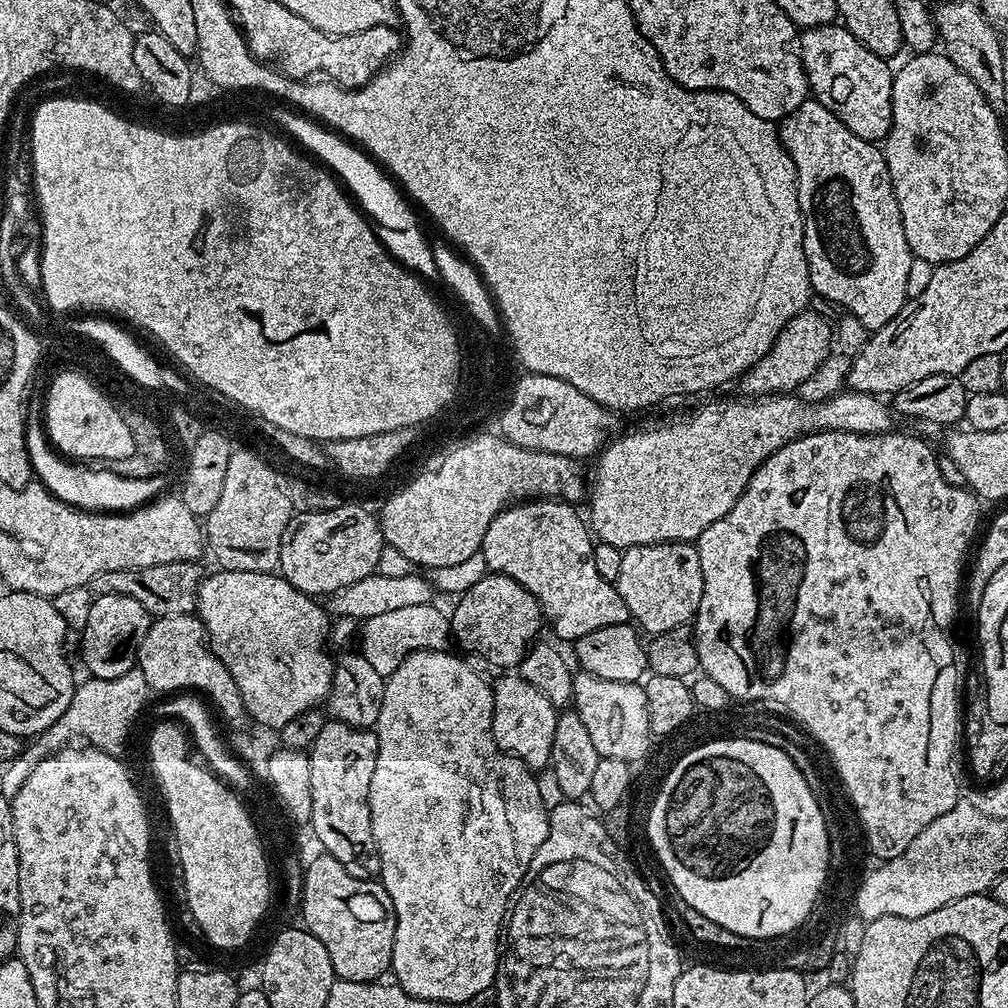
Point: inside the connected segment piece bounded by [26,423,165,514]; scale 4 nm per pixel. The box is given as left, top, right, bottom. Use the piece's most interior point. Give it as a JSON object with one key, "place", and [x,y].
{"place":[90,488]}

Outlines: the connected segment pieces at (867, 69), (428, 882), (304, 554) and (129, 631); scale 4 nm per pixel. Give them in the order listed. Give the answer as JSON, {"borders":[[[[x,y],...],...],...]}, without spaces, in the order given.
{"borders":[[[[833,22],[799,33],[800,61],[808,79],[811,99],[830,110],[858,138],[883,141],[892,125],[892,77],[889,61],[874,54],[850,34],[850,30]]],[[[455,651],[412,652],[384,681],[382,710],[374,729],[378,738],[378,762],[374,766],[374,778],[370,778],[370,818],[374,842],[380,855],[379,883],[390,894],[396,929],[394,930],[394,950],[390,969],[395,983],[407,996],[422,998],[430,1002],[446,1002],[449,1006],[464,1004],[484,991],[491,989],[498,979],[498,965],[502,960],[502,929],[504,917],[511,905],[512,895],[522,882],[538,846],[548,833],[549,809],[544,808],[544,796],[540,784],[535,780],[533,769],[527,768],[518,758],[501,752],[492,737],[492,711],[494,698],[492,684],[484,681],[466,661],[463,655],[455,656]]],[[[343,502],[334,510],[316,513],[297,512],[282,534],[278,572],[286,582],[290,582],[290,586],[302,590],[313,598],[324,598],[329,592],[342,590],[352,582],[358,582],[358,578],[373,575],[380,567],[380,555],[385,546],[379,519],[373,513],[371,516],[360,504]]],[[[122,594],[96,596],[90,606],[90,618],[82,629],[87,675],[98,678],[118,678],[137,667],[142,638],[146,638],[149,623],[148,612],[142,610],[142,606],[134,602],[134,598],[126,598]]]]}

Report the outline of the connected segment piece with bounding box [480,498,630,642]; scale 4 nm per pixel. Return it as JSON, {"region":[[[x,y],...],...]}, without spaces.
{"region":[[[537,498],[535,500],[526,500],[517,503],[515,506],[509,506],[504,511],[498,513],[494,518],[494,522],[490,522],[490,526],[486,530],[484,535],[484,541],[480,547],[480,552],[483,555],[484,560],[488,563],[489,573],[500,573],[502,575],[508,575],[510,578],[520,583],[534,596],[537,600],[537,604],[543,612],[543,619],[546,621],[547,627],[552,627],[552,632],[560,640],[569,640],[569,642],[575,642],[581,640],[586,634],[590,634],[594,630],[602,630],[602,626],[614,626],[615,624],[629,623],[630,617],[626,610],[626,602],[622,602],[622,598],[618,594],[615,583],[606,578],[602,578],[602,574],[598,574],[598,569],[594,566],[592,561],[592,549],[594,547],[594,536],[590,531],[589,525],[575,512],[571,503],[554,500],[551,498]]]}

